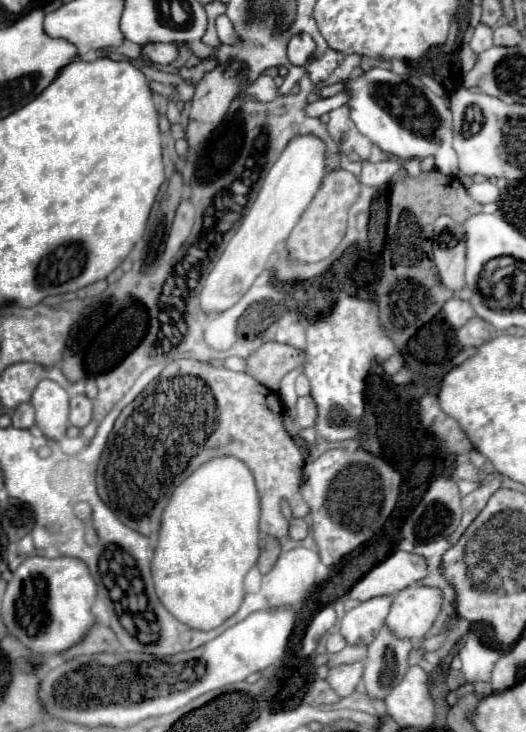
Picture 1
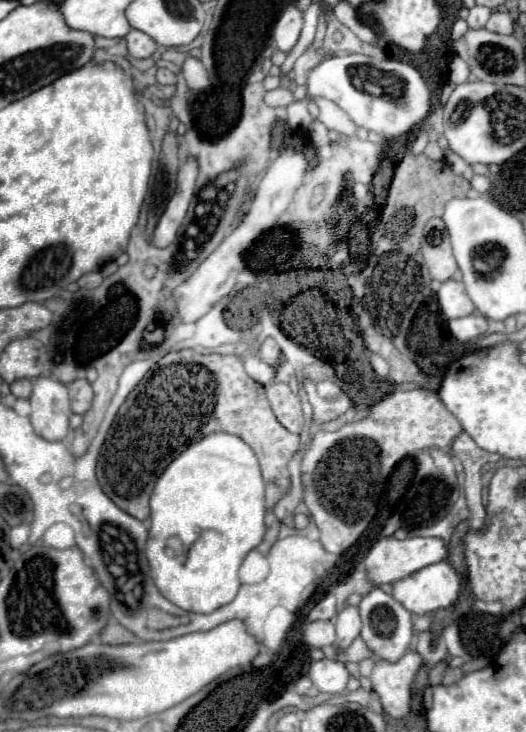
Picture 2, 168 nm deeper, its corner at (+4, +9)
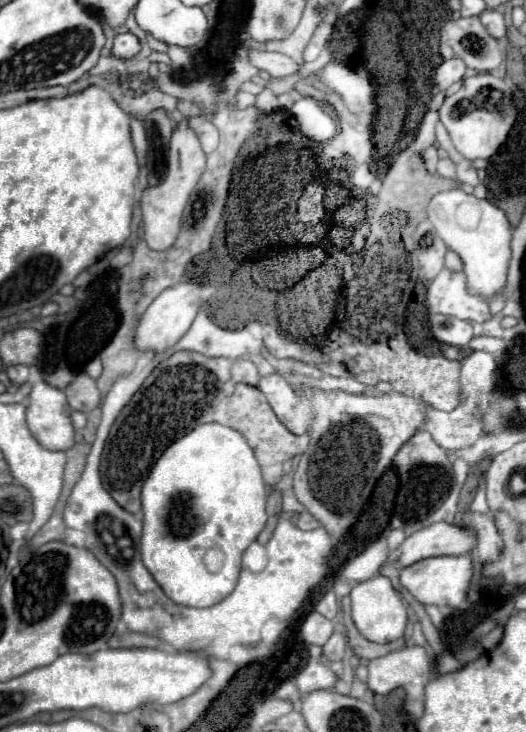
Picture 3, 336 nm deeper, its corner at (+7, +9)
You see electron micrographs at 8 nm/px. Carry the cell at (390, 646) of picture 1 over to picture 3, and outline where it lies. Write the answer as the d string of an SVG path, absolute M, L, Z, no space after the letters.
M383 575L363 581L351 591L351 615L359 633L373 643L391 643L405 635L407 627L407 609L401 603L399 593L391 587L391 581Z

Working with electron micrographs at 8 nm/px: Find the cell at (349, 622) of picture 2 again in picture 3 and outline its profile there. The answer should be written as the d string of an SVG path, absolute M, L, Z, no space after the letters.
M333 633L331 639L325 643L323 653L329 661L341 661L345 657L345 649L347 649L347 639L343 633Z

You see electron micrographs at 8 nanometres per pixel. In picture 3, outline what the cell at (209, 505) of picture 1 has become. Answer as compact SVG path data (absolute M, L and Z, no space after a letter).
M199 425L167 447L141 491L141 557L171 601L183 607L211 607L235 589L243 551L267 523L265 495L267 487L255 453L231 427Z

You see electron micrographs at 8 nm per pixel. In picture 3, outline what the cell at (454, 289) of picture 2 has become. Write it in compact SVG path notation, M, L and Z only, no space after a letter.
M443 269L427 285L427 309L429 313L441 313L459 317L465 321L489 321L489 305L475 295L469 295L465 289L465 275Z

